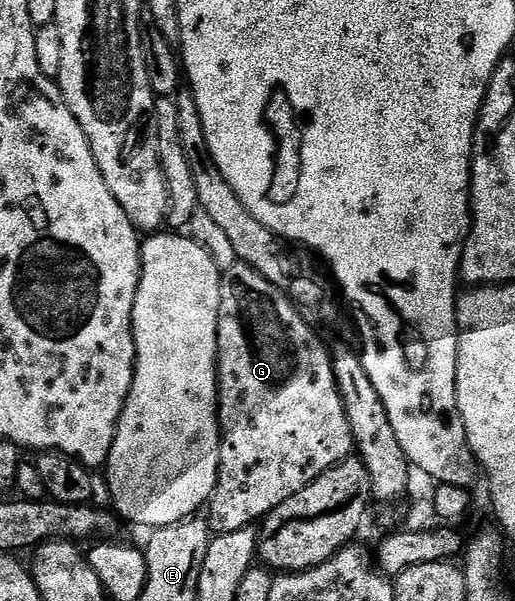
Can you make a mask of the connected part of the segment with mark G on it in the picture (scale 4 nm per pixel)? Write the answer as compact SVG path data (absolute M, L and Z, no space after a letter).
M236 261L234 266L222 271L219 280L219 319L217 320L217 369L219 371L219 475L209 499L209 525L212 535L225 532L237 532L246 526L255 526L260 520L273 513L289 496L301 492L317 476L321 476L329 468L333 468L352 453L351 425L345 416L343 401L335 383L333 372L333 354L327 351L327 346L318 338L316 331L308 326L307 321L295 309L295 303L286 298L280 290L265 276L261 276L253 267L244 262Z

